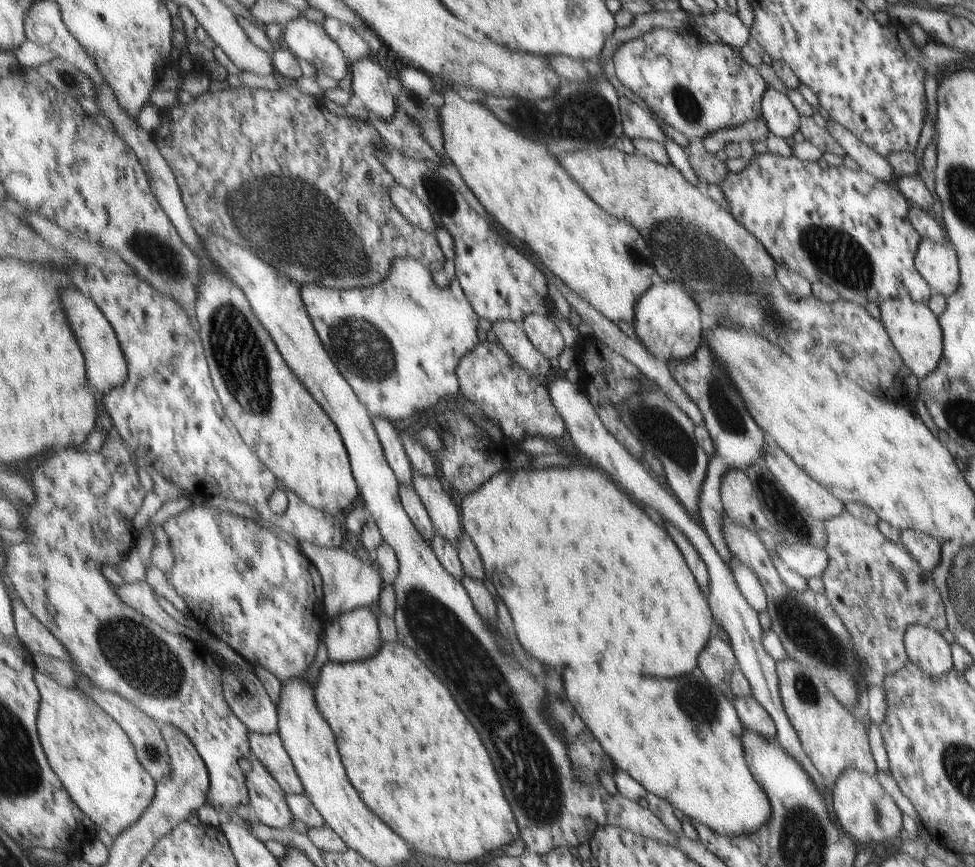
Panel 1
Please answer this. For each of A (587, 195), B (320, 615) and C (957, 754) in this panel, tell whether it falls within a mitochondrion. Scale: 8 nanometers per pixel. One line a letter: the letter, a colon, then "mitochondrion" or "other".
A: other
B: other
C: mitochondrion

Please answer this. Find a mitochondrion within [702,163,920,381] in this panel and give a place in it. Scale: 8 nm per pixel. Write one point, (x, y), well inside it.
(839, 257)

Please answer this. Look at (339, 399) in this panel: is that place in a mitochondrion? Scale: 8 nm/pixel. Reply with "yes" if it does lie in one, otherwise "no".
no

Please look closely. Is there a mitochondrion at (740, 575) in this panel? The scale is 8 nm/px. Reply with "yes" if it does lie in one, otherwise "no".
no

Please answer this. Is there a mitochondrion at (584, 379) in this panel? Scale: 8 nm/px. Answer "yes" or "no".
no

